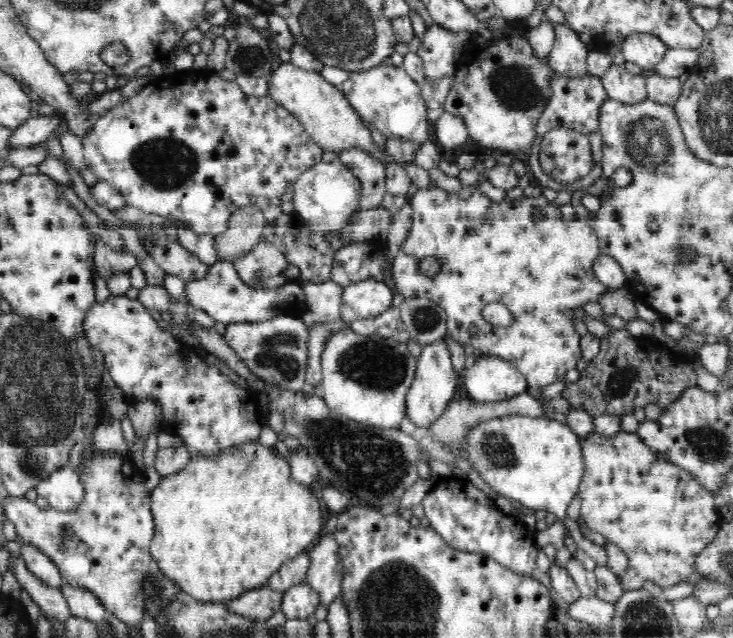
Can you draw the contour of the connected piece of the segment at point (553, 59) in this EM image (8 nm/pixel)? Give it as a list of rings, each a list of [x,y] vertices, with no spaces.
[[[552,23],[556,31],[556,40],[548,56],[551,70],[568,78],[589,74],[587,56],[590,47],[580,41],[579,33],[568,25]]]

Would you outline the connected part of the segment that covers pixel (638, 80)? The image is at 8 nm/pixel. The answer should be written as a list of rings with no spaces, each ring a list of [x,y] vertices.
[[[624,63],[612,64],[601,78],[606,89],[608,99],[612,98],[624,104],[638,104],[648,98],[646,78],[632,75],[626,71]]]

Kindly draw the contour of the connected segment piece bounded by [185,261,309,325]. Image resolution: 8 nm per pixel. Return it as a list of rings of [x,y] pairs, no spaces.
[[[217,261],[209,266],[209,274],[203,280],[188,281],[185,285],[186,298],[195,310],[204,310],[215,321],[222,324],[253,323],[290,315],[302,318],[309,310],[303,291],[304,283],[291,281],[278,288],[246,286],[238,277],[233,262]]]

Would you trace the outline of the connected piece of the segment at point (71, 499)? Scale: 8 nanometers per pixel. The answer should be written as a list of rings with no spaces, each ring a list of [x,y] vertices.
[[[62,466],[48,475],[34,487],[37,494],[49,502],[50,508],[60,512],[76,510],[84,498],[83,485],[76,471],[71,466]]]

